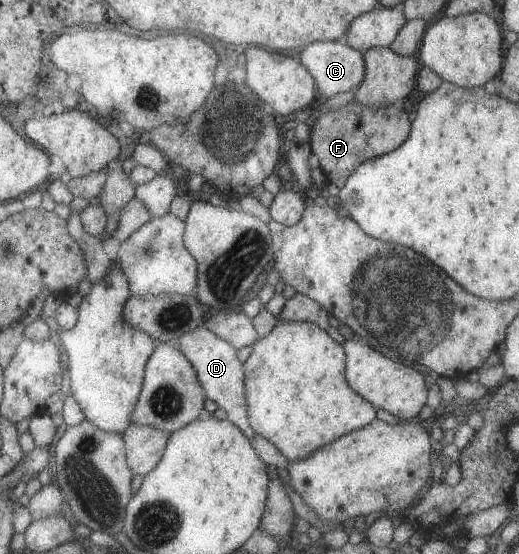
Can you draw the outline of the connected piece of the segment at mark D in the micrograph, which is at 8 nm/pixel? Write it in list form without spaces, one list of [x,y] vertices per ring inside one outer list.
[[[203,325],[183,333],[174,343],[195,369],[196,379],[204,392],[203,396],[213,400],[218,408],[222,408],[226,412],[226,419],[251,440],[254,430],[249,426],[246,417],[243,365],[235,356],[236,350]]]

